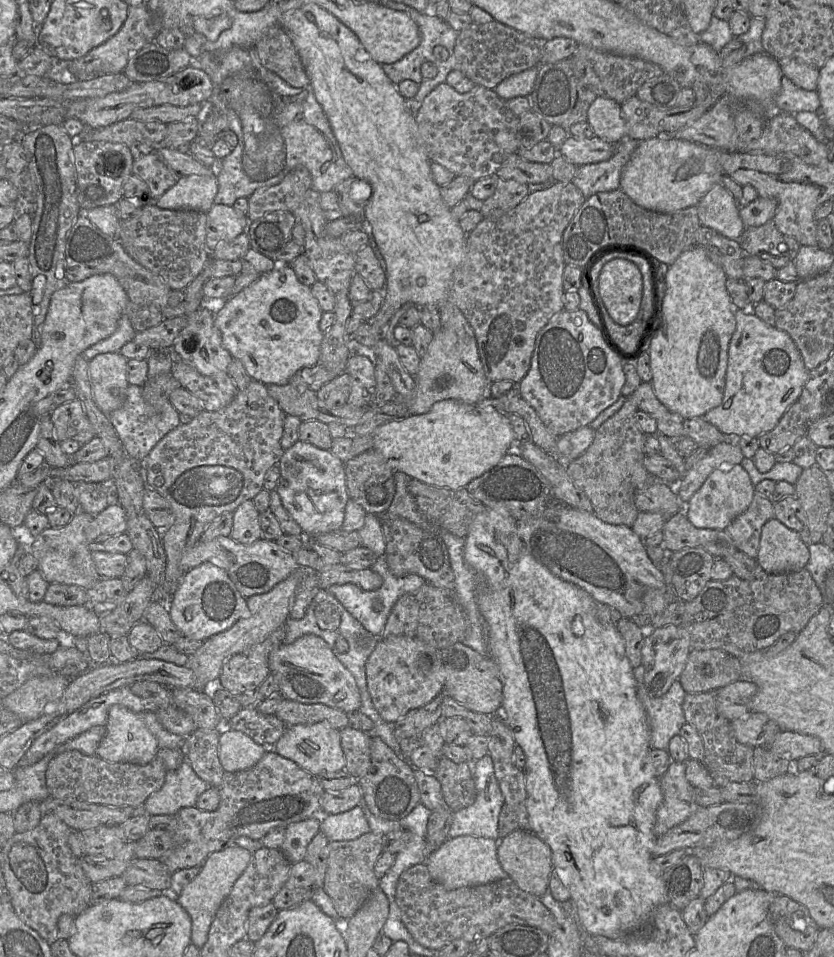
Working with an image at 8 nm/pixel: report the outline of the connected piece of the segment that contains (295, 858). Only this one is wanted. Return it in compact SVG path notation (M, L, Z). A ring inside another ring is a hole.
M321 814L286 827L285 838L280 847L285 857L293 864L305 859L307 846L320 831Z

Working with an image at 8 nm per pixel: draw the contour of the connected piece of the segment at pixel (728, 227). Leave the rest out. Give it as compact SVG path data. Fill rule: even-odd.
M716 183L696 205L701 226L738 241L746 228L739 216L739 205L721 183Z

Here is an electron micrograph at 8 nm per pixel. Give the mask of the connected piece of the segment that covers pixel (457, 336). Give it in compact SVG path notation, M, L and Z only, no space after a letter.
M456 313L454 321L447 322L446 326L433 332L433 339L420 359L414 378L413 397L404 399L409 414L426 413L434 403L442 400L454 399L476 404L486 396L490 382L483 369L474 331L462 313Z

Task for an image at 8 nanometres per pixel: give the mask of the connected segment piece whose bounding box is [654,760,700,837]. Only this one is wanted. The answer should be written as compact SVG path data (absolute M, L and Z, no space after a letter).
M672 760L667 771L659 779L663 800L656 812L656 837L684 822L700 807L694 800L694 787L687 781L685 769L684 762Z

